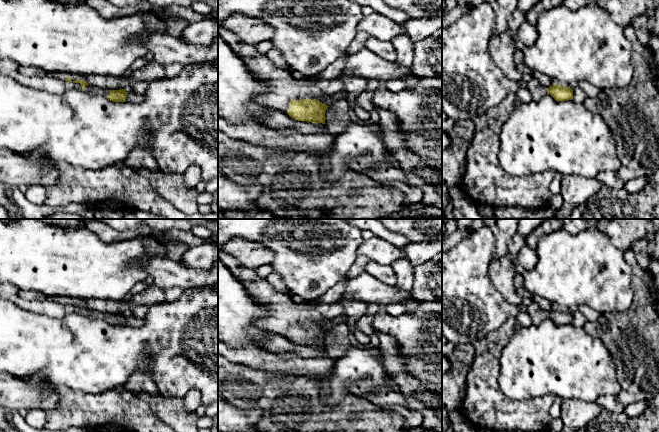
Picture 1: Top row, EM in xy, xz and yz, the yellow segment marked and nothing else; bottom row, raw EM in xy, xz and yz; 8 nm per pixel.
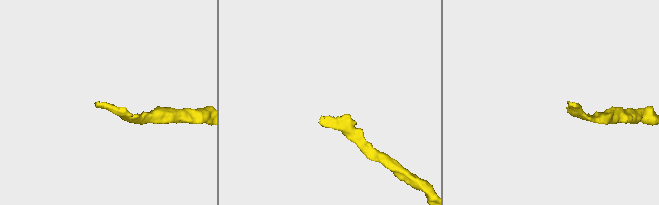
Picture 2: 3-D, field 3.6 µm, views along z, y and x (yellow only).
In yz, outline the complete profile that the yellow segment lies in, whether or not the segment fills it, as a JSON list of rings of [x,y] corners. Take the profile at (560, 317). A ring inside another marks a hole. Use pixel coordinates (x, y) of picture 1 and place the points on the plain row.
[[[534,301],[527,307],[527,313],[531,317],[532,324],[534,325],[540,324],[547,318],[550,318],[556,325],[568,325],[573,323],[572,312],[556,307],[547,312],[542,310]]]

